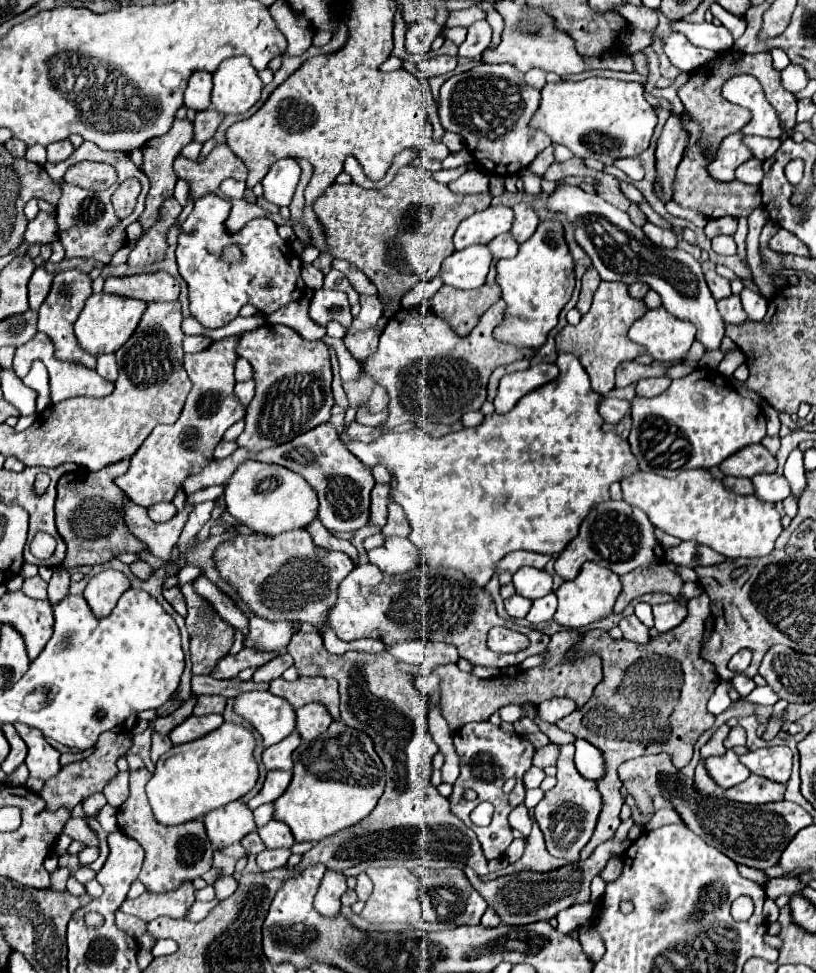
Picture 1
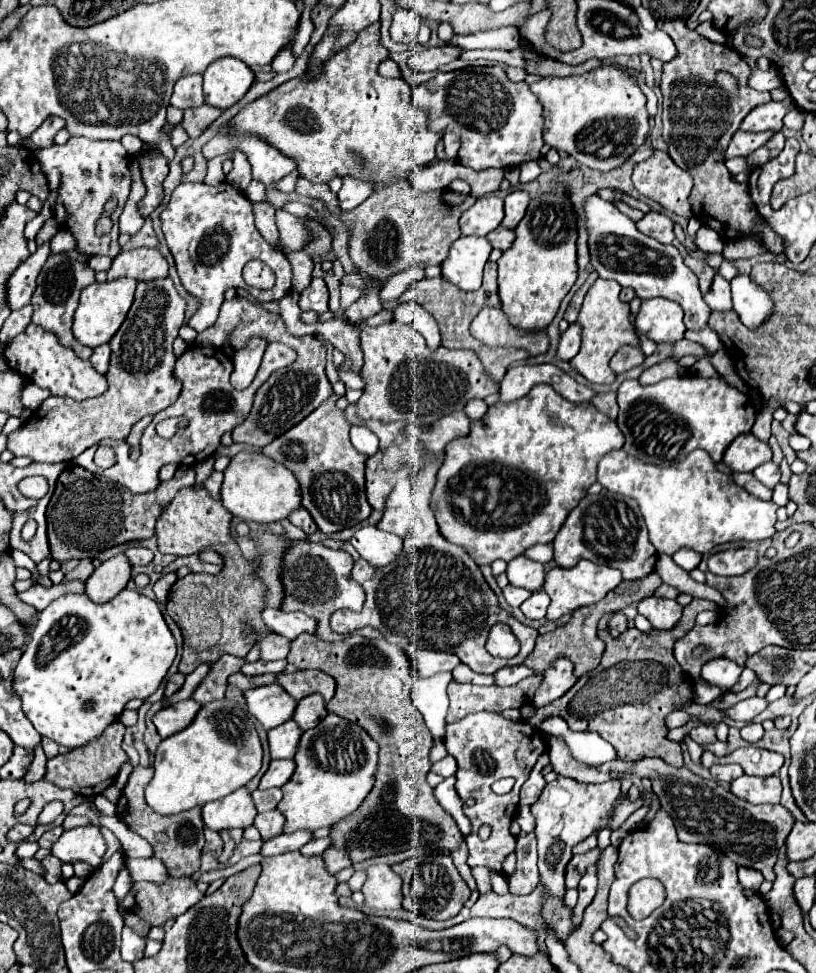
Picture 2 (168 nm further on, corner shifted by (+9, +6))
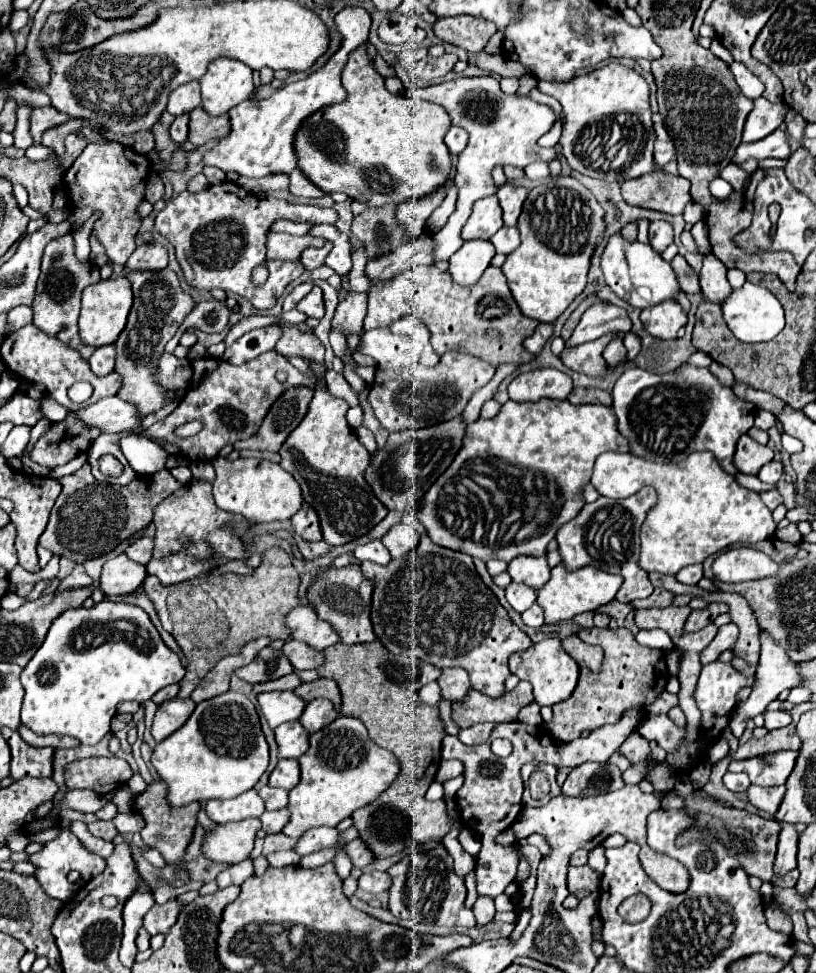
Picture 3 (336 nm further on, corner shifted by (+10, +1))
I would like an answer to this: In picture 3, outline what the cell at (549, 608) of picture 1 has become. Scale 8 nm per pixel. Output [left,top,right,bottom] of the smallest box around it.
[521,604,545,628]

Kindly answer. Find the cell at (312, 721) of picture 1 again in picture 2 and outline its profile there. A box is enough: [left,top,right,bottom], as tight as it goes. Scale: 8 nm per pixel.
[292,695,328,731]

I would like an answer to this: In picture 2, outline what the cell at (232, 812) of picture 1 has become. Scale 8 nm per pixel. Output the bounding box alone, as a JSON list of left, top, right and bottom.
[202,787,256,831]

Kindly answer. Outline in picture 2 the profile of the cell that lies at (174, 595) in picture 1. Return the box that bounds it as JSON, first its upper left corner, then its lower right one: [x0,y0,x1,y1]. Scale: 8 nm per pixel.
[154,573,176,603]

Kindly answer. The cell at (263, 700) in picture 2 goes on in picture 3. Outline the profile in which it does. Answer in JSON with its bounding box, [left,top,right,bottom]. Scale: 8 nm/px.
[257,692,305,728]

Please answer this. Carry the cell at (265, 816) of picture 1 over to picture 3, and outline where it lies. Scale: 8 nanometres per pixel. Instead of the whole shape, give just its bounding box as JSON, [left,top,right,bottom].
[259,786,289,810]

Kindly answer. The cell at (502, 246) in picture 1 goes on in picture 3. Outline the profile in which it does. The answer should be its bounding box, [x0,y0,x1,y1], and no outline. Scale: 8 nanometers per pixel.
[491,226,519,254]

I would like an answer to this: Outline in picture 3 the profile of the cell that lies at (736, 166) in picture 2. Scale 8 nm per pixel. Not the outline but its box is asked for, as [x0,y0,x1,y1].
[721,164,747,192]

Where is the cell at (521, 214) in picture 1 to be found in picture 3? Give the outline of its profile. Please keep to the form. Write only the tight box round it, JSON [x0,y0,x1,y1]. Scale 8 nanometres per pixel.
[497,182,527,226]

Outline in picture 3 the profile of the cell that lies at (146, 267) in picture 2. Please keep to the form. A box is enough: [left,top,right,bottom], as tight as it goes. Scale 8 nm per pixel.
[125,244,167,270]

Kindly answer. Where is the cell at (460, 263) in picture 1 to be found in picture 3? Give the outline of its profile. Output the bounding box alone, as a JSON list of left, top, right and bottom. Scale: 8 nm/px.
[449,240,495,286]

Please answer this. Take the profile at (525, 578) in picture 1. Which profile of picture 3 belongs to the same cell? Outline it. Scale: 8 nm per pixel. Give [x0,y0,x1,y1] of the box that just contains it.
[507,556,549,590]

